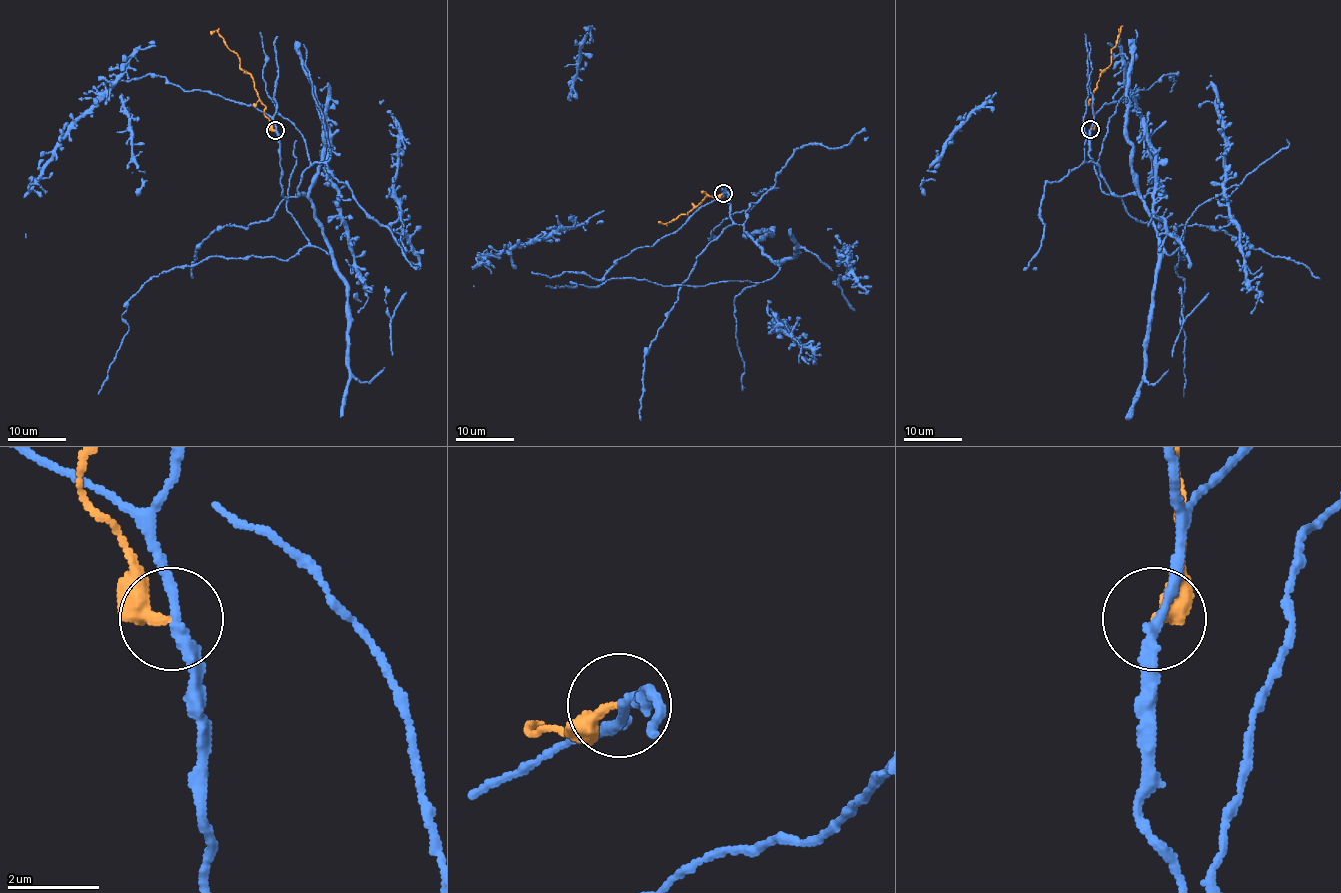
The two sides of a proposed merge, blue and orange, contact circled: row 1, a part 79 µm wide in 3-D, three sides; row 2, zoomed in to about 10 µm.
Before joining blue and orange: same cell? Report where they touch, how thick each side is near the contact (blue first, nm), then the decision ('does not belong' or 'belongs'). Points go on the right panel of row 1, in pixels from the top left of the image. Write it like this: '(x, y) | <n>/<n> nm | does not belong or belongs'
(1090, 129) | 240/320 nm | does not belong

